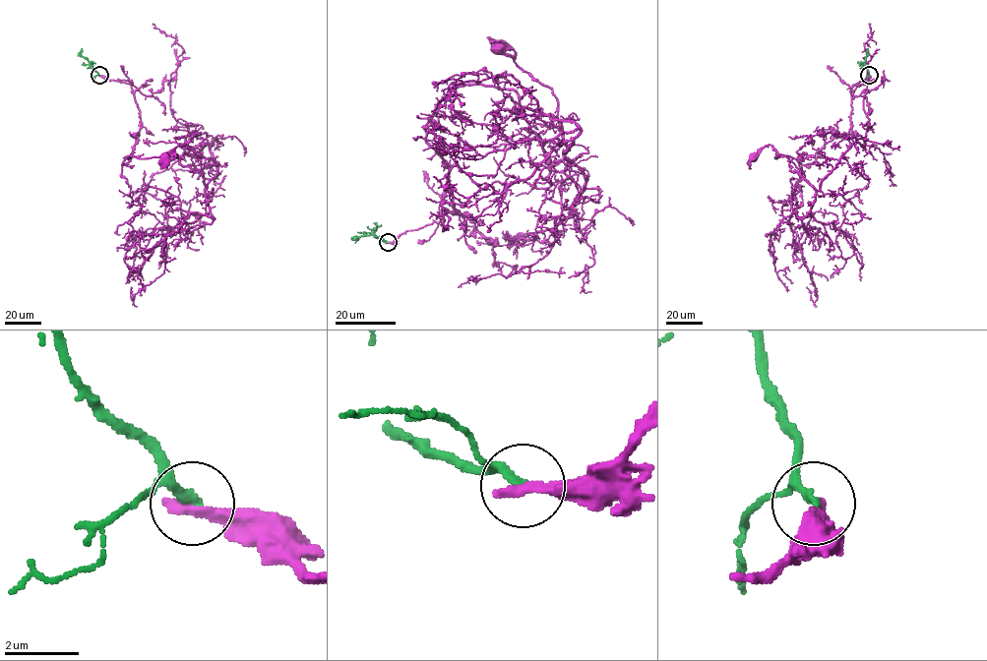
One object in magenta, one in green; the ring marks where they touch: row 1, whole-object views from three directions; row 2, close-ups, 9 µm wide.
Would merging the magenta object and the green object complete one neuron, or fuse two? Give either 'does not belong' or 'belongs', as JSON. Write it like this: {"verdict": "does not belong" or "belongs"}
{"verdict": "does not belong"}

